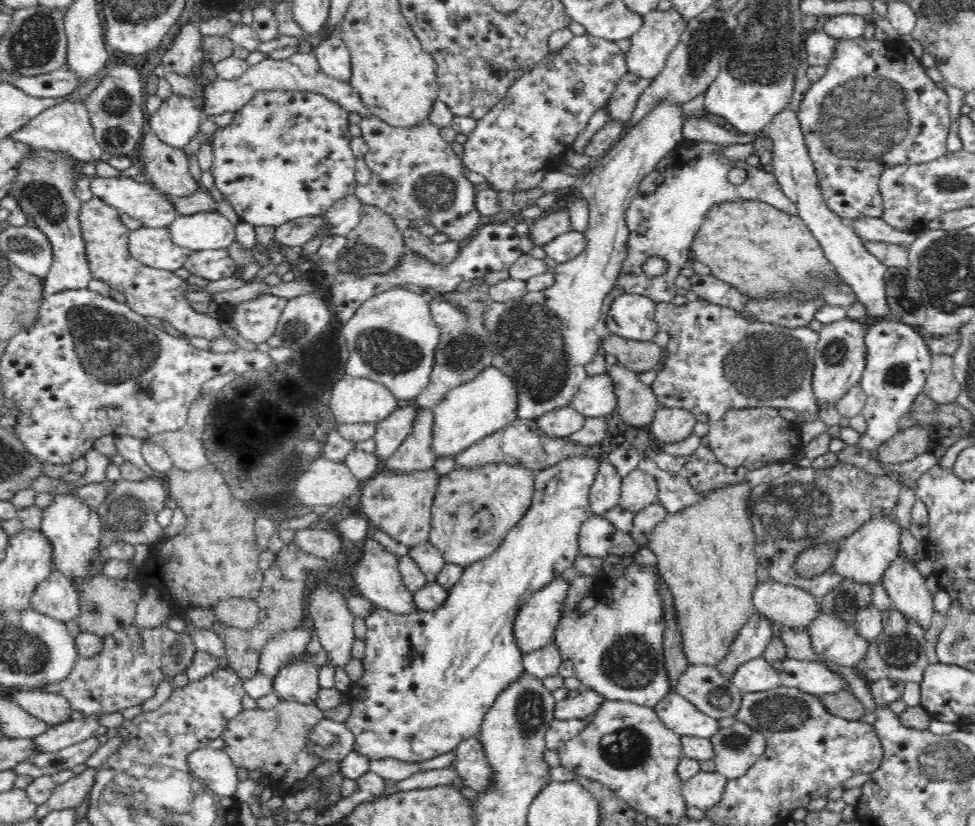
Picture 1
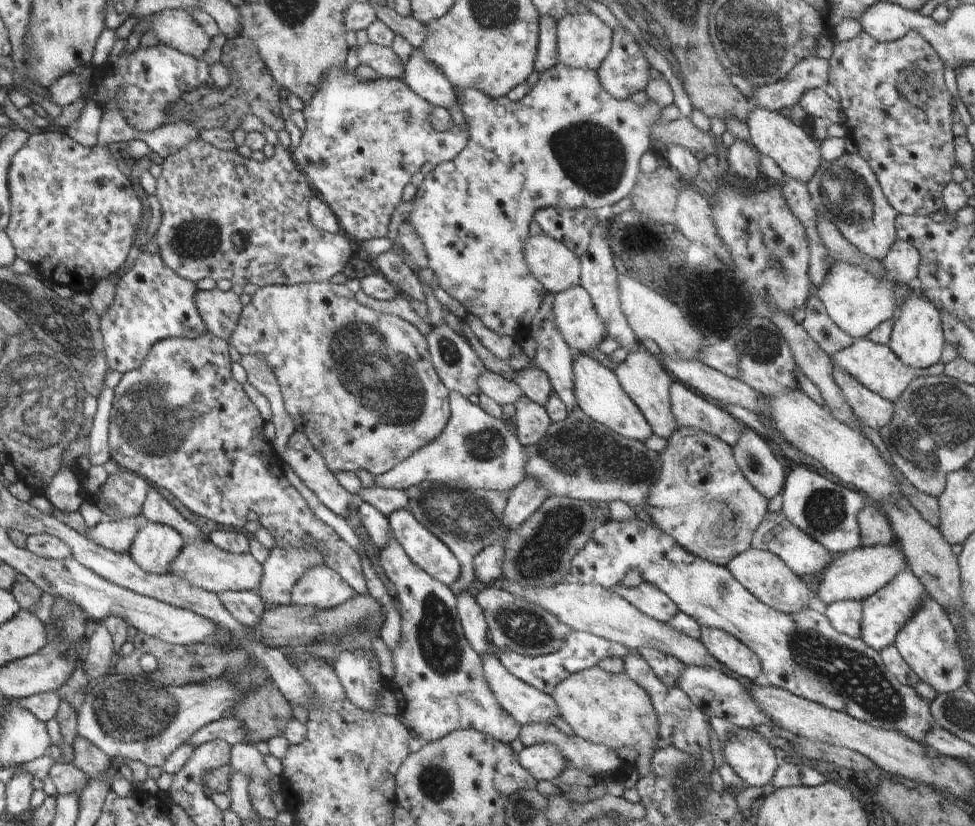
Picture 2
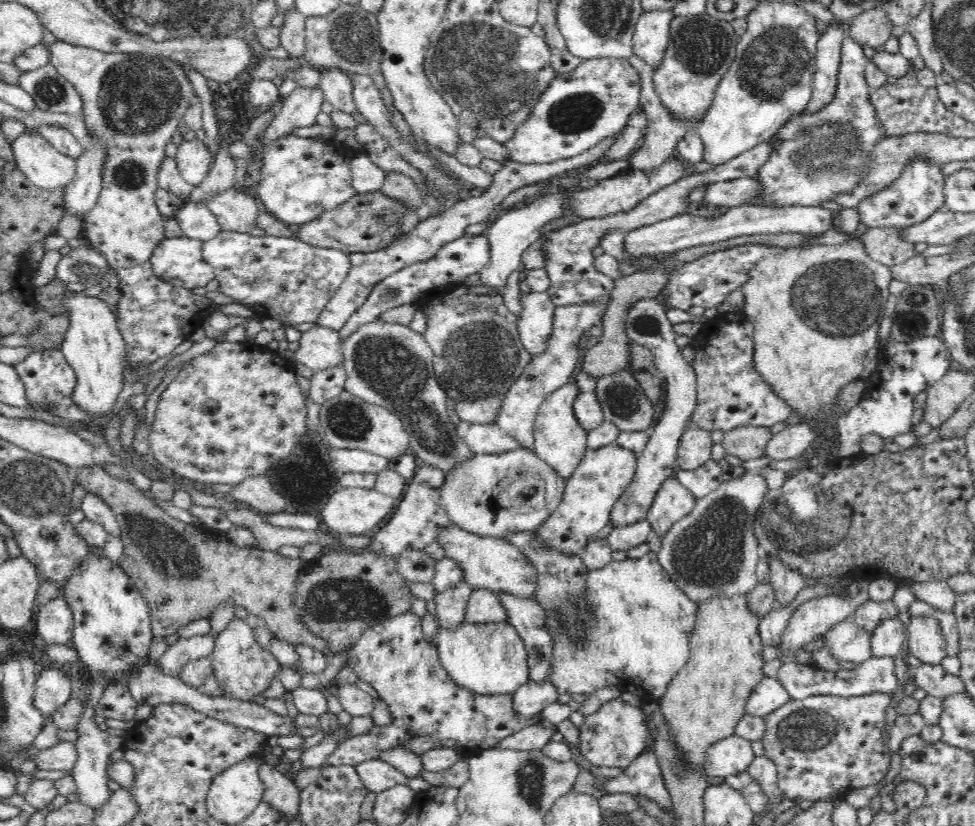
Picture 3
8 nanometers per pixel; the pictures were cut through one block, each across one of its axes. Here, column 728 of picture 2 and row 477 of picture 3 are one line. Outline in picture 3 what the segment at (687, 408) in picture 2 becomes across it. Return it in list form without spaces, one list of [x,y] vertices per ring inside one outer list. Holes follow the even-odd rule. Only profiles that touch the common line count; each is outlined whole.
[[[418,462],[416,474],[405,488],[402,500],[386,520],[381,528],[372,534],[371,548],[380,556],[400,556],[406,550],[422,550],[428,544],[434,544],[438,538],[440,528],[453,526],[452,519],[448,517],[444,505],[440,504],[440,490],[444,486],[446,473],[439,468],[428,467]]]

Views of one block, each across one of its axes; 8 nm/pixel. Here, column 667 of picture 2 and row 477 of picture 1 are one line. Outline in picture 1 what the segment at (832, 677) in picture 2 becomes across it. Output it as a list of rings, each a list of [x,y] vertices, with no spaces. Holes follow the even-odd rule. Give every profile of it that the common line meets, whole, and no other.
[[[578,457],[568,458],[558,462],[555,466],[536,472],[534,477],[535,491],[531,500],[531,507],[524,513],[519,523],[510,529],[500,546],[492,554],[464,568],[460,580],[452,586],[444,604],[436,610],[418,610],[408,614],[396,614],[380,607],[374,607],[371,610],[371,613],[365,618],[367,633],[364,638],[366,648],[363,660],[364,673],[357,682],[353,682],[346,695],[352,707],[352,715],[344,724],[356,737],[354,750],[367,756],[370,760],[382,760],[382,758],[390,758],[391,756],[402,762],[424,762],[424,760],[430,760],[430,758],[436,758],[436,756],[442,756],[442,754],[454,751],[461,742],[472,738],[472,736],[479,736],[484,718],[490,707],[496,702],[496,698],[504,690],[508,690],[508,686],[512,686],[512,682],[516,682],[524,676],[523,653],[520,651],[513,633],[518,610],[520,610],[526,599],[530,598],[537,590],[544,588],[551,580],[560,575],[571,573],[571,566],[579,553],[578,537],[580,529],[592,514],[591,506],[588,504],[589,494],[598,467],[600,467],[599,459]]]

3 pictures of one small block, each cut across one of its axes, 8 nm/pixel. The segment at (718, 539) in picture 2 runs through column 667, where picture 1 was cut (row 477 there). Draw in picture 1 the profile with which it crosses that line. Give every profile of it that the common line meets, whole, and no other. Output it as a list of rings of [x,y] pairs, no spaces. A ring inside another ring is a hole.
[[[495,463],[480,468],[457,468],[452,466],[446,476],[438,476],[436,496],[431,506],[431,529],[429,542],[444,555],[448,563],[466,567],[492,554],[504,537],[519,523],[531,507],[535,491],[533,470],[517,465]]]

